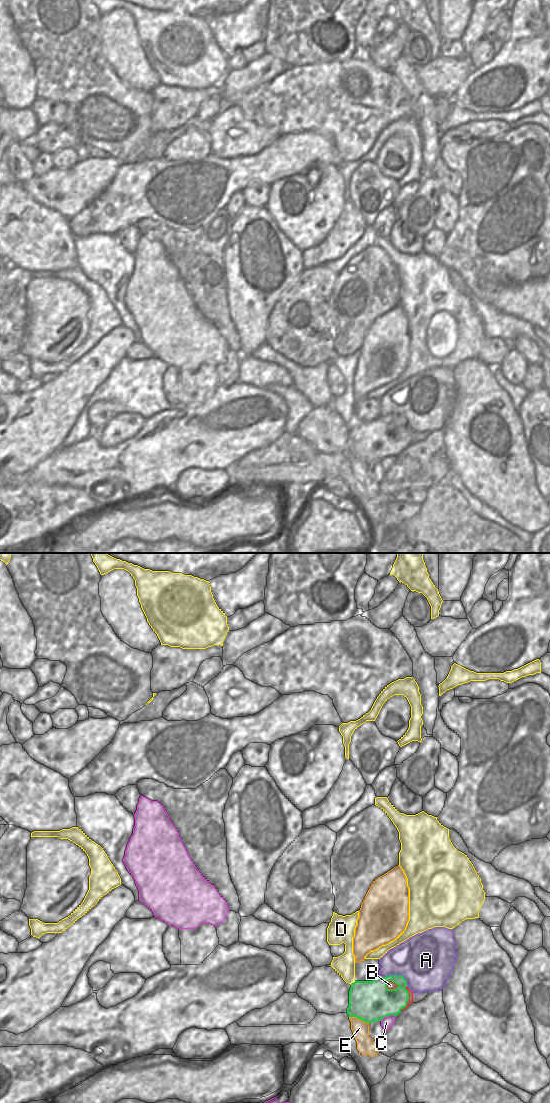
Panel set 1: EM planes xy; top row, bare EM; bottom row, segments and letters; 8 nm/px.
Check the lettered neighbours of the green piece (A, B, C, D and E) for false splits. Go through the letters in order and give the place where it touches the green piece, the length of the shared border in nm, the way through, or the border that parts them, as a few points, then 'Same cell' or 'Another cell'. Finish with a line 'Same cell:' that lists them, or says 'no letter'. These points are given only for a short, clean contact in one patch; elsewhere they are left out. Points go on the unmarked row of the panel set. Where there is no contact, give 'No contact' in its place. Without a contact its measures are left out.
A: Touches green at xy (396, 415). Shared border 240 nm. Another cell
B: Touches green at xy (393, 422). Shared border 120 nm. Path across: xy (369, 441), (388, 421), (393, 422), (390, 425). Same cell
C: Touches green at xy (387, 456). Shared border 130 nm. Boundary: xy (395, 456), (384, 456), (380, 460). Another cell
D: Touches green at xy (352, 423). Shared border 50 nm. Another cell
E: Touches green at xy (359, 458). Shared border 170 nm. Another cell
Same cell: B

